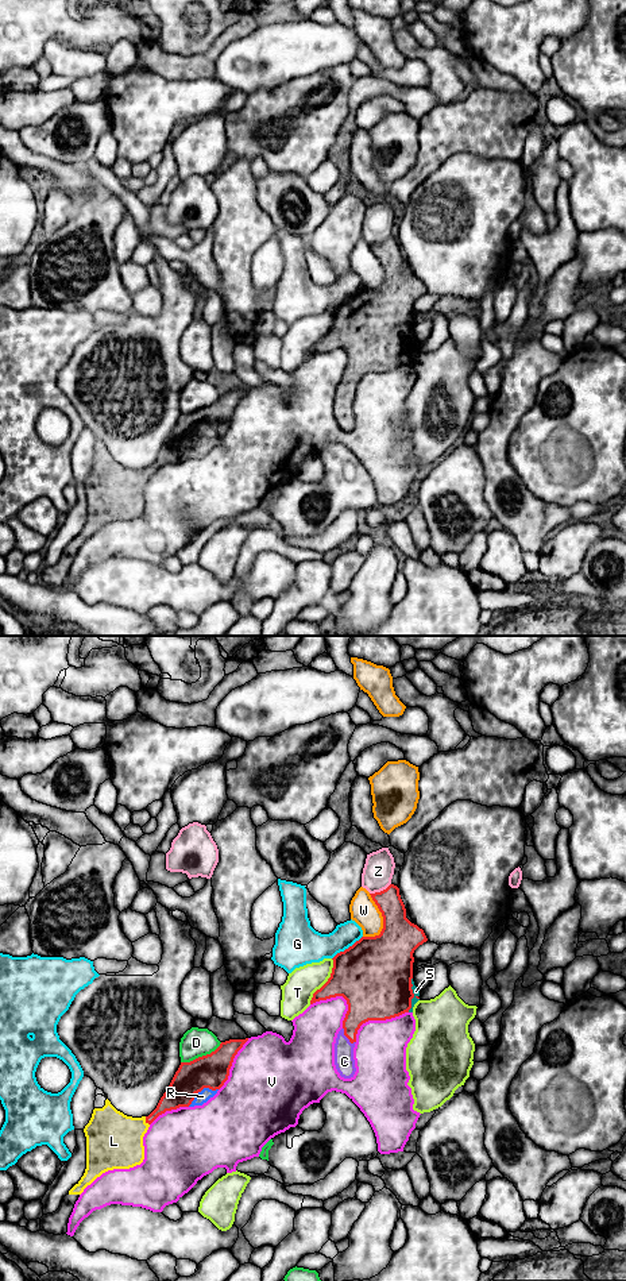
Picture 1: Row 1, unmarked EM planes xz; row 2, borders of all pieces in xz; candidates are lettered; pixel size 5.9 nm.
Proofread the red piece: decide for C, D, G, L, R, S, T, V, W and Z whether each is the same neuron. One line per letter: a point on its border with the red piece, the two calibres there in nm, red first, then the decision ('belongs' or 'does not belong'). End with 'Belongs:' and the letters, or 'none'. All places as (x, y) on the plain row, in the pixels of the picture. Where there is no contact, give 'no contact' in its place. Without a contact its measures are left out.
C: contact xz (346, 388); calibres 240 and 120 nm; belongs
D: contact xz (203, 408); calibres 200 and 180 nm; does not belong
G: contact xz (348, 300); calibres 440 and 200 nm; does not belong
L: contact xz (146, 473); calibres 150 and 340 nm; belongs
R: contact xz (201, 442); calibres 200 and 70 nm; belongs
S: contact xz (413, 347); calibres 440 and 40 nm; belongs
T: contact xz (327, 334); calibres 400 and 190 nm; does not belong
V: contact xz (342, 347); calibres 440 and 260 nm; does not belong
W: contact xz (383, 274); calibres 360 and 160 nm; does not belong
Z: contact xz (381, 243); calibres 180 and 180 nm; does not belong
Belongs: C, L, R, S

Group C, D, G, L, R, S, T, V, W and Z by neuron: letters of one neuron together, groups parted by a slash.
C L R S / D / G / T / V / W / Z

